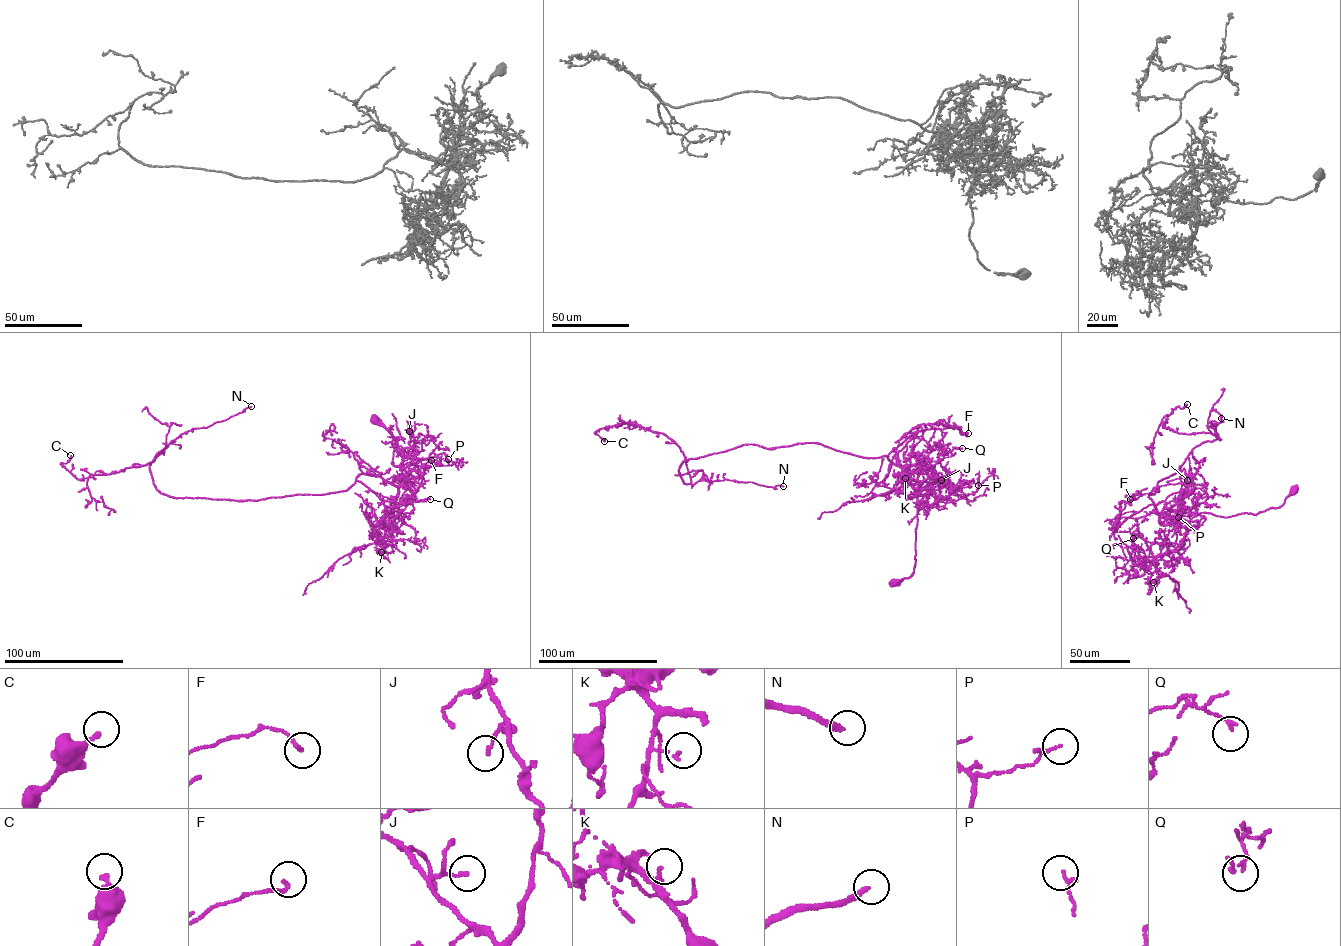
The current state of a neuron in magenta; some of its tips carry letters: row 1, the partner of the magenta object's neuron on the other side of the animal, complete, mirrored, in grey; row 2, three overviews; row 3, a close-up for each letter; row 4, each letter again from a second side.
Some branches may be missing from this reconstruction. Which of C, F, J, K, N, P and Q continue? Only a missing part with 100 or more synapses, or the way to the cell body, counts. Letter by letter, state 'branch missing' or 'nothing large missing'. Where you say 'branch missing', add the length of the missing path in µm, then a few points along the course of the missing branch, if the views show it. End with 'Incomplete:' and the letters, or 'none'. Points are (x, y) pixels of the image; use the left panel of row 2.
C: nothing large missing
F: nothing large missing
J: nothing large missing
K: nothing large missing
N: branch missing; about 140 µm are missing; missing branch runs (251, 406), (277, 408), (326, 426), (347, 426), (370, 414), (367, 410), (372, 401)
P: nothing large missing
Q: nothing large missing
Incomplete: N

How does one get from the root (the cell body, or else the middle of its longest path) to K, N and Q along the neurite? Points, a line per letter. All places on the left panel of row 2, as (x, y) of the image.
K: (375, 421), (394, 437), (391, 463), (404, 475), (395, 504), (380, 521), (385, 534), (376, 544), (381, 552)
N: (375, 421), (405, 484), (362, 474), (346, 490), (240, 501), (158, 491), (149, 466), (171, 442), (251, 406)
Q: (375, 421), (394, 437), (391, 463), (404, 475), (395, 504), (379, 526), (390, 526), (409, 500), (430, 499)

